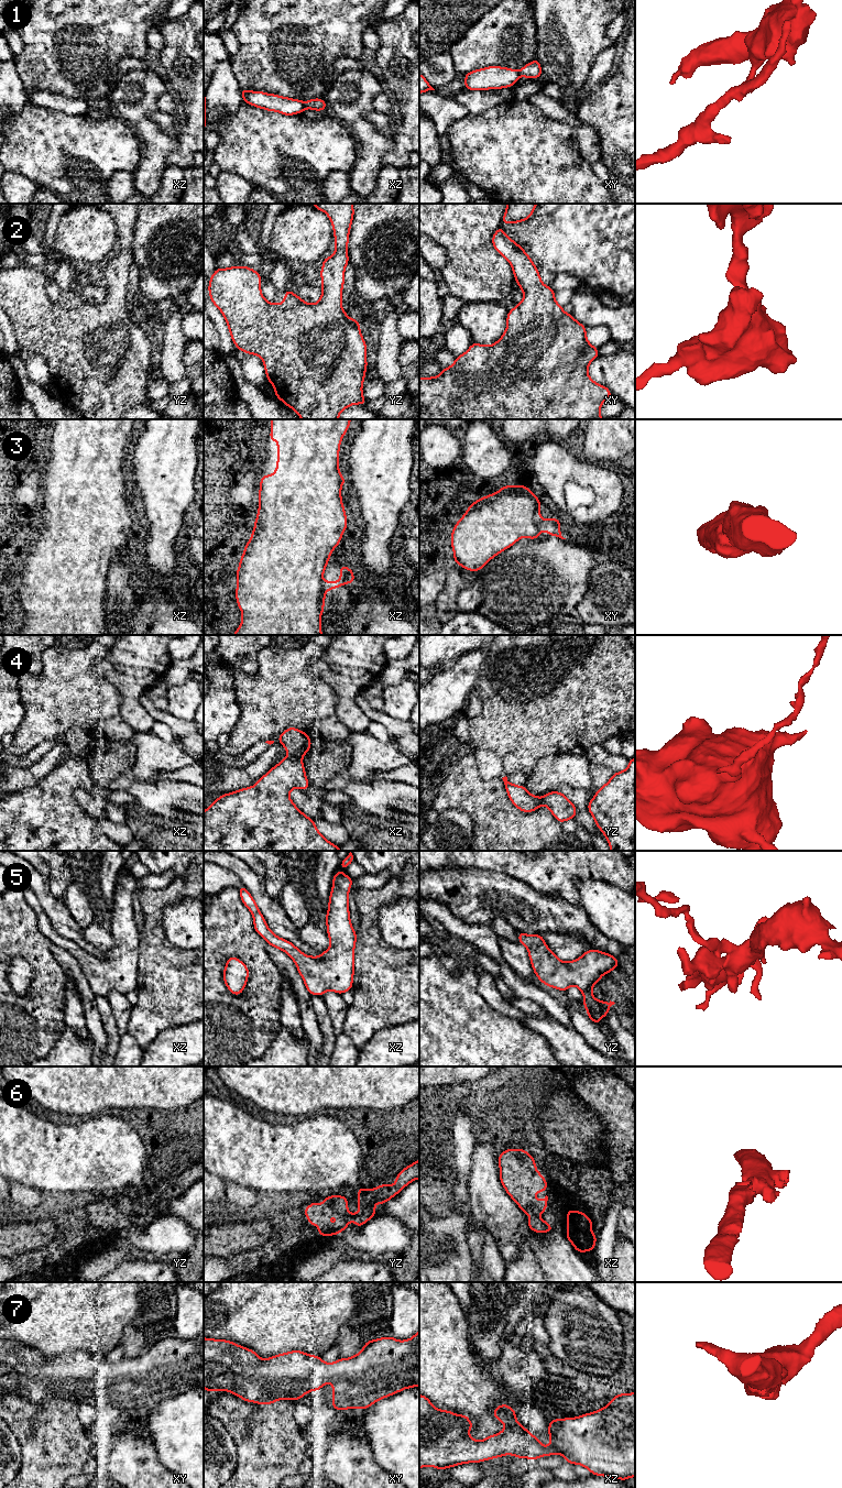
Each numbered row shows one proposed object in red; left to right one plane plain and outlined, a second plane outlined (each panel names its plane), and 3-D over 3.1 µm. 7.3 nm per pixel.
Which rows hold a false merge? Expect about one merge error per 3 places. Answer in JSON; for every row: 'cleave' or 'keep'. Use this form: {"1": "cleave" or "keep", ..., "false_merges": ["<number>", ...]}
{"1": "cleave", "2": "keep", "3": "cleave", "4": "cleave", "5": "keep", "6": "keep", "7": "keep", "false_merges": ["1", "3", "4"]}

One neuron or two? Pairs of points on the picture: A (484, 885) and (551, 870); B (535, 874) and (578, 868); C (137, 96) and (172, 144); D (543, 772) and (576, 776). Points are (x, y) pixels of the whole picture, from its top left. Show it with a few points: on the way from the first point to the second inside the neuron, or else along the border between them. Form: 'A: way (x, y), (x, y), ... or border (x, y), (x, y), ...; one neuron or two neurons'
A: border (490, 871), (513, 875), (537, 892); two neurons
B: way (546, 872), (555, 868), (567, 868); one neuron
C: way (137, 110), (137, 117), (157, 138); one neuron
D: way (550, 772), (568, 772); one neuron

